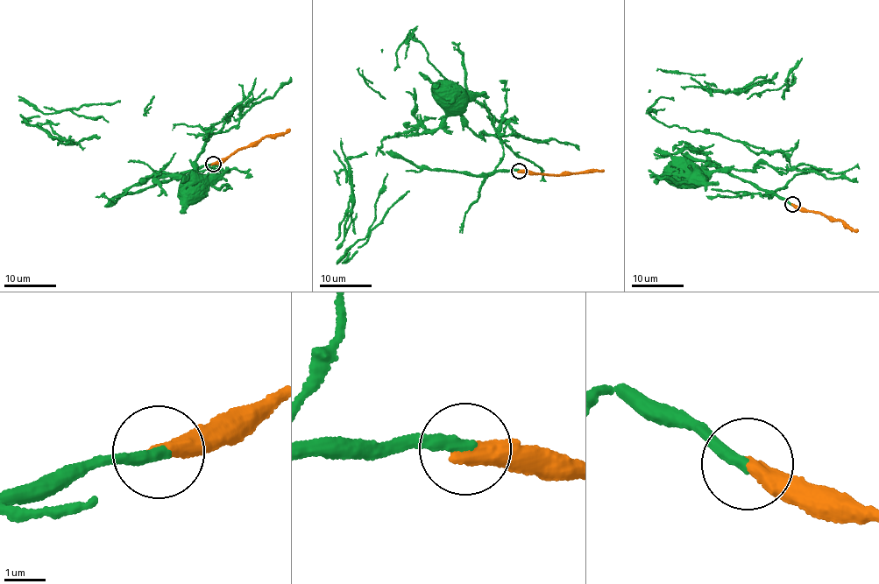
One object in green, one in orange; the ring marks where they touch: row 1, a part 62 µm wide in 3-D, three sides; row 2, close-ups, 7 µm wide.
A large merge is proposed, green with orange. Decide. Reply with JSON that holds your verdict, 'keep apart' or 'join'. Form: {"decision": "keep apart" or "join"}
{"decision": "keep apart"}

